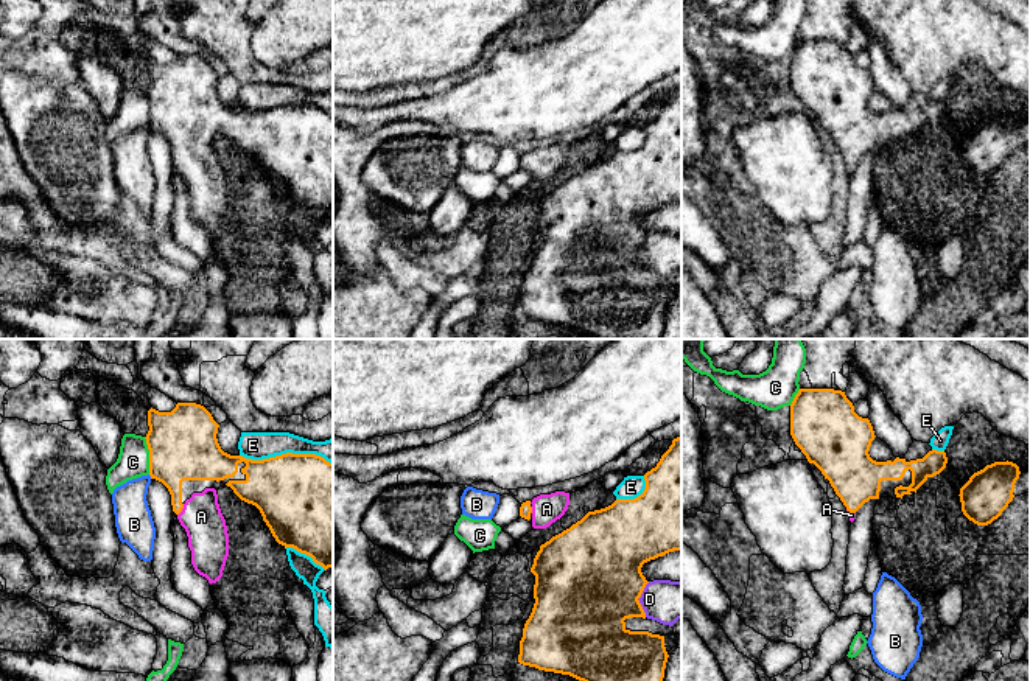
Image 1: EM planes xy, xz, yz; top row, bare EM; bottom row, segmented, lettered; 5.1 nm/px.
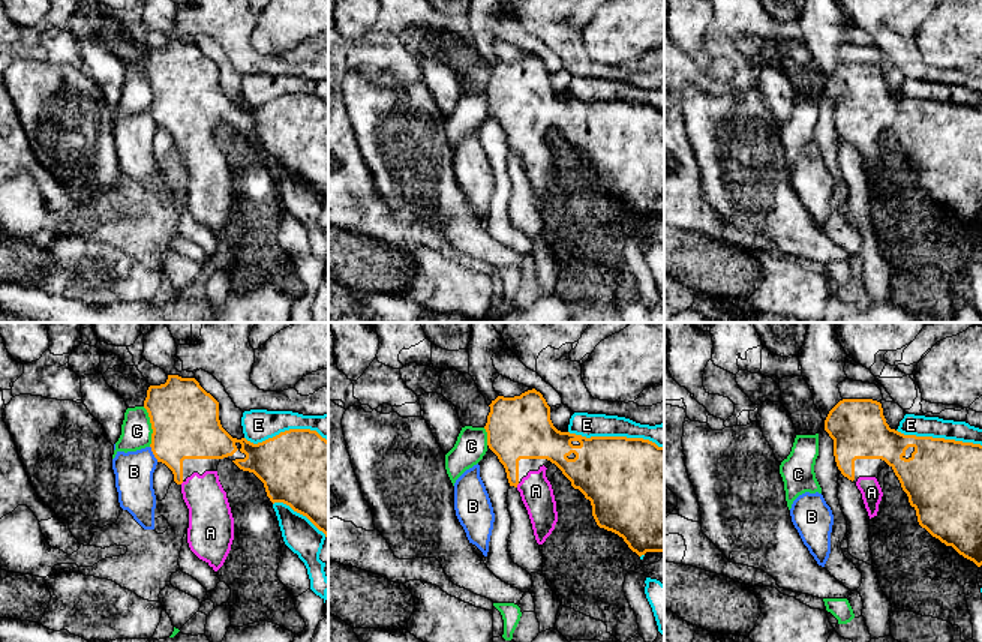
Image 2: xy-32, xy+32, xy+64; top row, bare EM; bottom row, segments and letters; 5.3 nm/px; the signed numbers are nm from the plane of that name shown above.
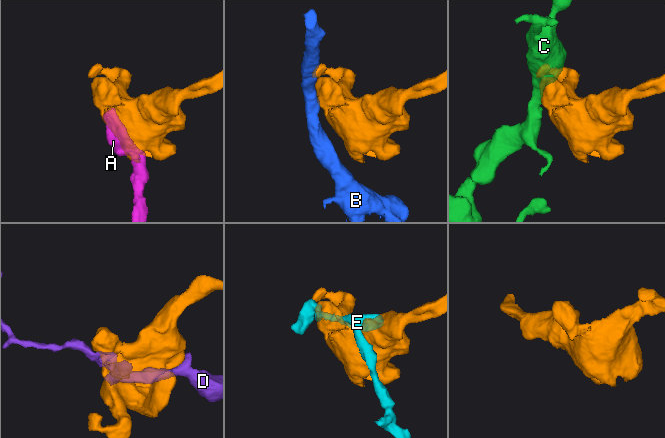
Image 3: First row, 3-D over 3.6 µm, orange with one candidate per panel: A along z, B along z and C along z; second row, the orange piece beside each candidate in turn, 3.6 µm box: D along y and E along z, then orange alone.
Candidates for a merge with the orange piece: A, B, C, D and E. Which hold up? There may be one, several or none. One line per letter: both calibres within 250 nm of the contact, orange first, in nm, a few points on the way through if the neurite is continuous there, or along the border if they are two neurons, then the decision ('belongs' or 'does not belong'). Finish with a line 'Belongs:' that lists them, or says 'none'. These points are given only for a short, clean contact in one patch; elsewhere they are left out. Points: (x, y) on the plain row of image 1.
A: calibres 220 and 220 nm; way xy (171, 115), (176, 156), (181, 162), (201, 168); belongs
B: calibres 360 and 190 nm; border xy (148, 126), (151, 129); does not belong
C: calibres 360 and 170 nm; does not belong
D: calibres 500 and 220 nm; does not belong
E: calibres 460 and 140 nm; does not belong
Belongs: A

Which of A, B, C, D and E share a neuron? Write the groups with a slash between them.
A / B / C / D / E

